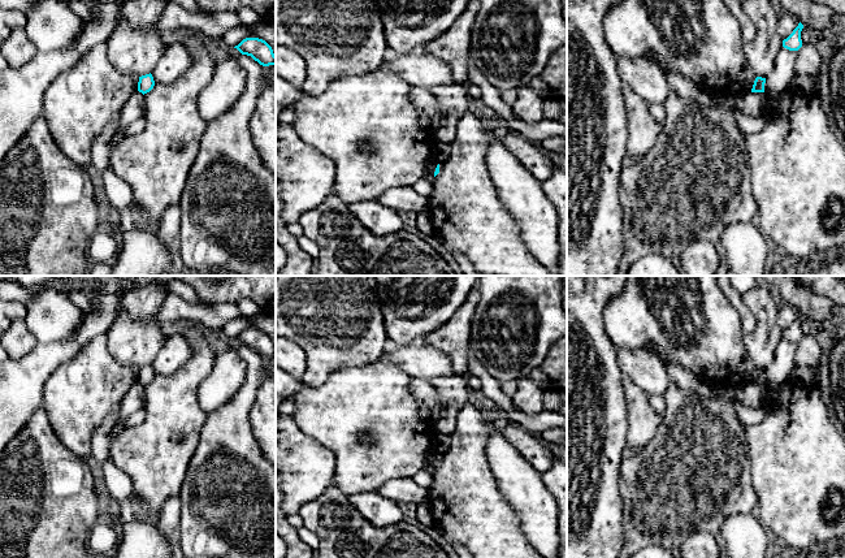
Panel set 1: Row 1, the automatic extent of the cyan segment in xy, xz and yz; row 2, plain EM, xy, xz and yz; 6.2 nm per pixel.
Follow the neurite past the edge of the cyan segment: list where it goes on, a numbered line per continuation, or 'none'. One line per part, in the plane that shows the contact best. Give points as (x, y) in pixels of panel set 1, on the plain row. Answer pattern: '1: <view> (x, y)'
none

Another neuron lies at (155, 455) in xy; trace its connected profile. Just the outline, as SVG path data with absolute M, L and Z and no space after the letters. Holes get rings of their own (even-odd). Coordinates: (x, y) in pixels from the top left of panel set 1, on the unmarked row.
M185 324L179 333L191 345L194 355L173 375L155 375L153 380L144 385L144 420L138 427L125 427L110 445L112 462L131 479L134 493L139 498L136 507L142 514L136 516L152 522L159 520L166 499L179 494L208 416L199 405L198 389L212 371L214 354L199 325Z

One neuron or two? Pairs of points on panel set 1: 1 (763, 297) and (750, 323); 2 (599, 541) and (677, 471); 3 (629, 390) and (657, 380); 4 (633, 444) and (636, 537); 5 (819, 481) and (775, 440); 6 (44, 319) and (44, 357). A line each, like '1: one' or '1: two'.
1: two
2: two
3: two
4: two
5: one
6: two

